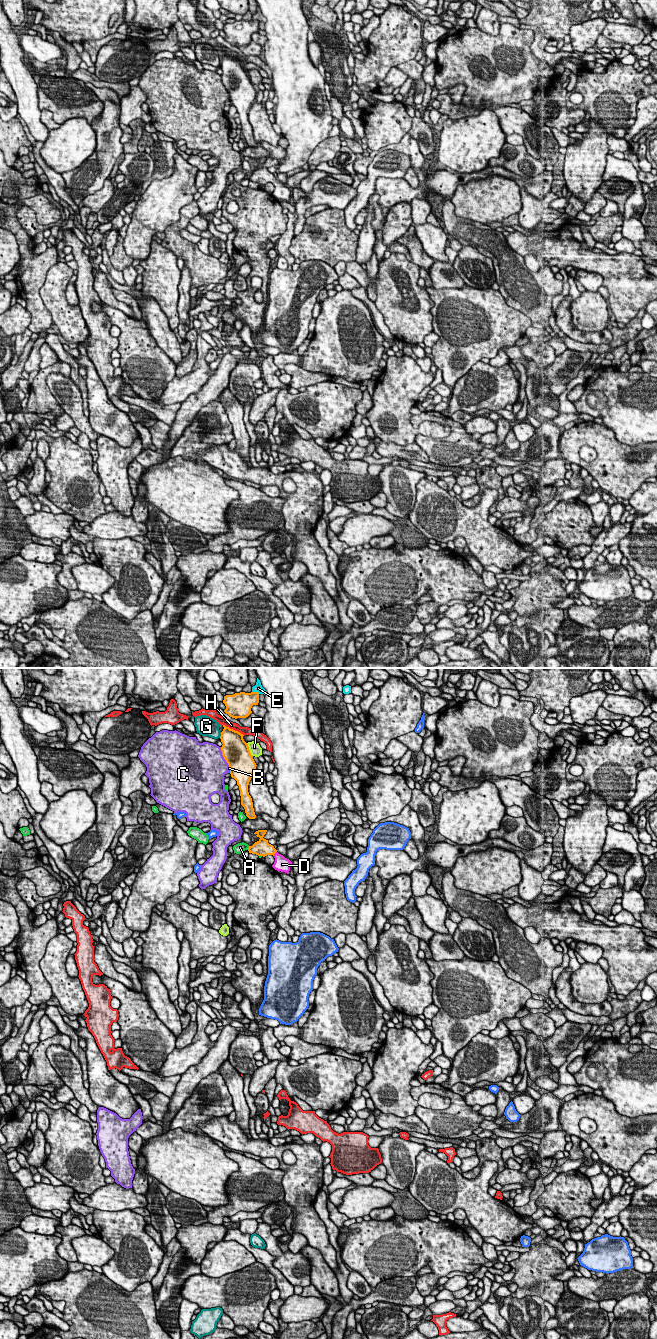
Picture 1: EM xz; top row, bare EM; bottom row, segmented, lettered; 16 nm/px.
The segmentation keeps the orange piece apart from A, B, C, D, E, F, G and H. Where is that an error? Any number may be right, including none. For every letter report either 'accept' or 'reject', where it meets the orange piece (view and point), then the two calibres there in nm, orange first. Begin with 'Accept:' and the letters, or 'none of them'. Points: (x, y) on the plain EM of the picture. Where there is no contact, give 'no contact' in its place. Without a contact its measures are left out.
Accept: D
A: reject | xz (248, 176) | 260/160 nm
B: reject | xz (230, 98) | 420/30 nm
C: reject | xz (223, 84) | 440/480 nm
D: accept | xz (275, 180) | 260/240 nm
E: reject | xz (256, 20) | 280/130 nm
F: reject | xz (249, 78) | 440/190 nm
G: reject | xz (221, 63) | 360/300 nm
H: reject | xz (232, 57) | 360/130 nm

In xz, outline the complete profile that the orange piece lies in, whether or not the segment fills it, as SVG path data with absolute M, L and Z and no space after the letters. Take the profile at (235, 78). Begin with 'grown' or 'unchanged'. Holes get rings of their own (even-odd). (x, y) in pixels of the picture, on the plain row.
unchanged; M223 53L221 60L222 83L230 96L231 105L239 114L241 133L249 147L255 147L252 126L248 120L249 110L255 101L256 91L250 81L248 72L243 67L243 62Z

